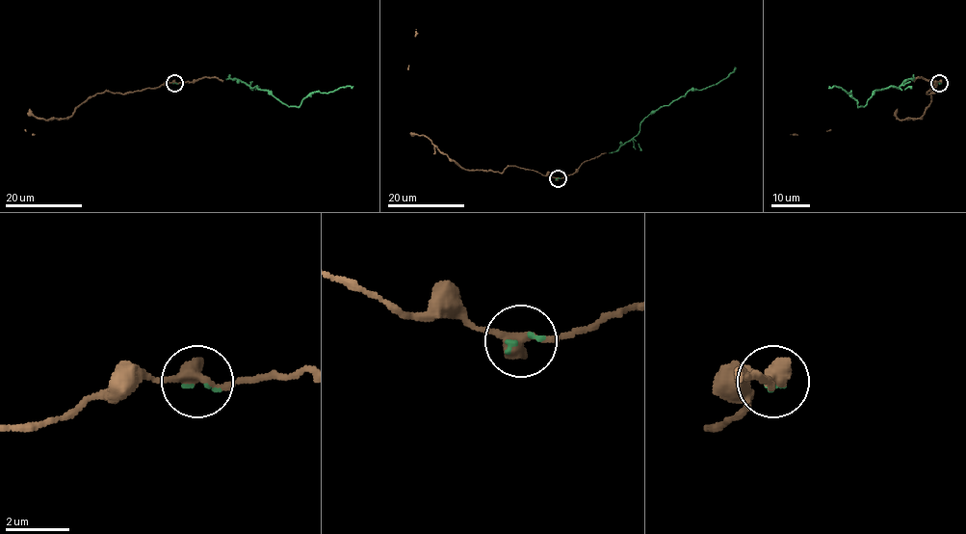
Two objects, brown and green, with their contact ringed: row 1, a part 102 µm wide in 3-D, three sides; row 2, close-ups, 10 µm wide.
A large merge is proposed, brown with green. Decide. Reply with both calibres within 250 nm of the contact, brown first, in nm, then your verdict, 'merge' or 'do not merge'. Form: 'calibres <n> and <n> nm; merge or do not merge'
calibres 400 and 110 nm; merge

